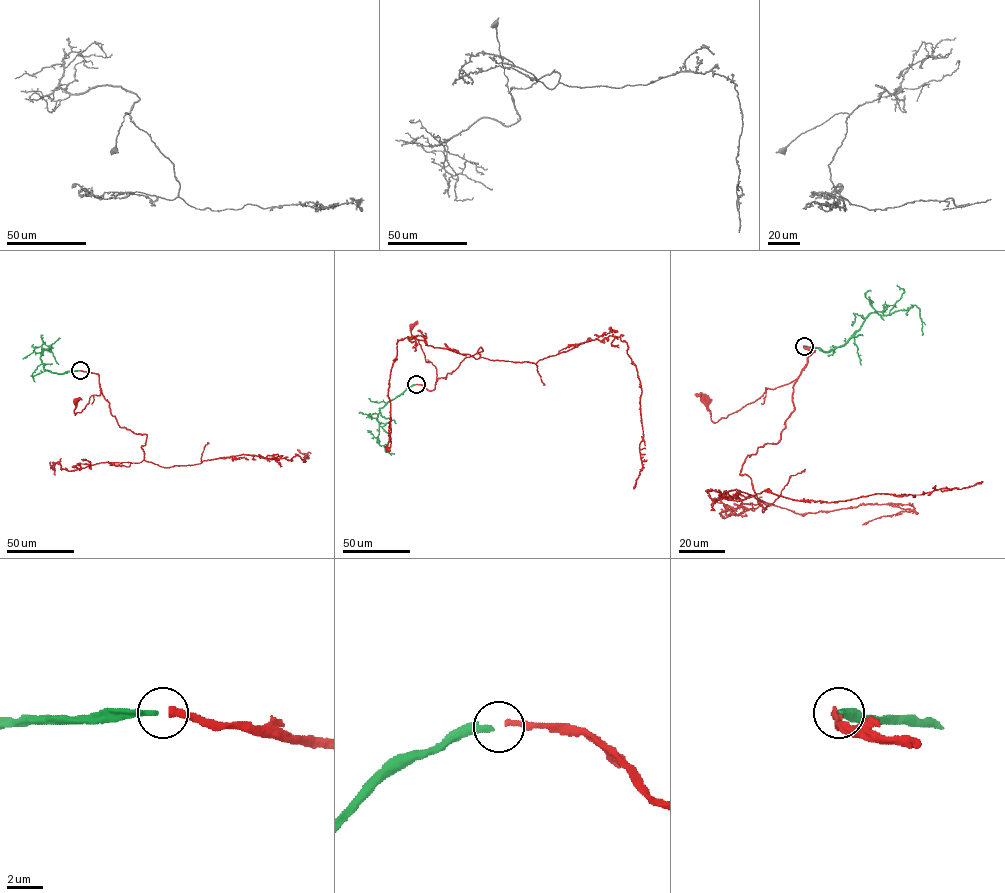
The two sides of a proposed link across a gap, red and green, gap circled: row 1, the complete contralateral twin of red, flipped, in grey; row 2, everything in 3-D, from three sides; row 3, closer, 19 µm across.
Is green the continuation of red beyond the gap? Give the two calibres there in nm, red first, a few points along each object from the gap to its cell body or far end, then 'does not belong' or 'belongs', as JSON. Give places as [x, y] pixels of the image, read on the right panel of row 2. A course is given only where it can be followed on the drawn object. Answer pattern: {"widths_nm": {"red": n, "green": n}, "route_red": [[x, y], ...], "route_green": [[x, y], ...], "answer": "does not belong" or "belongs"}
{"widths_nm": {"red": 340, "green": 320}, "route_red": [[804, 346], [814, 351], [797, 378], [773, 389], [766, 388], [758, 398], [726, 417], [714, 422], [704, 398]], "route_green": [[804, 346], [833, 350], [843, 345], [871, 313], [890, 315], [915, 305], [919, 309], [921, 335]], "answer": "belongs"}

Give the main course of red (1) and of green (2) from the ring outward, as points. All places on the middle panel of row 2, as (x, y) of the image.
1: (416, 384), (432, 390), (437, 375), (435, 366), (425, 361), (418, 340), (411, 333), (412, 326)
2: (415, 384), (388, 401), (379, 409), (376, 418), (378, 443), (386, 452), (394, 453)

